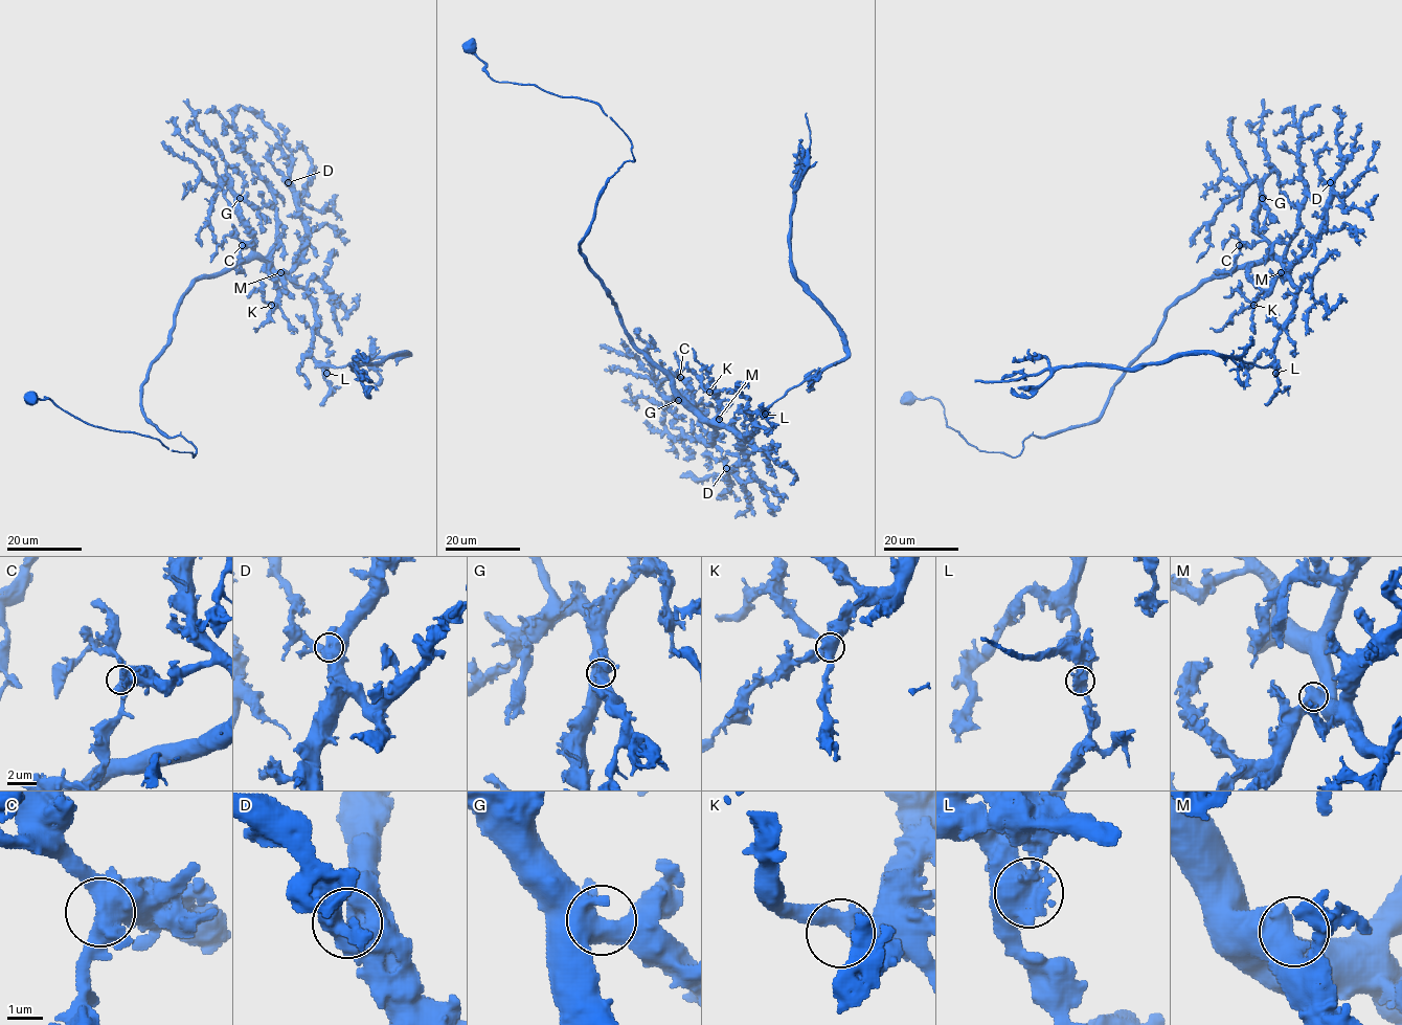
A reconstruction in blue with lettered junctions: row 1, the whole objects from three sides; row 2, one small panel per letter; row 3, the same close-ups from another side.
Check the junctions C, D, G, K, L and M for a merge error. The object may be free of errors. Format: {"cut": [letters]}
{"cut": ["L"]}

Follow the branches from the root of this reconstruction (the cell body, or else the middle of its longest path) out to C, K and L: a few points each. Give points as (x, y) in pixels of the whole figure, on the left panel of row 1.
C: (32, 397), (194, 457), (190, 442), (144, 415), (141, 385), (178, 303), (253, 241), (242, 245)
K: (32, 397), (194, 457), (141, 407), (178, 303), (200, 279), (259, 259), (283, 287), (271, 305)
L: (32, 397), (194, 457), (144, 415), (141, 385), (187, 289), (253, 259), (306, 290), (310, 355), (325, 373)

